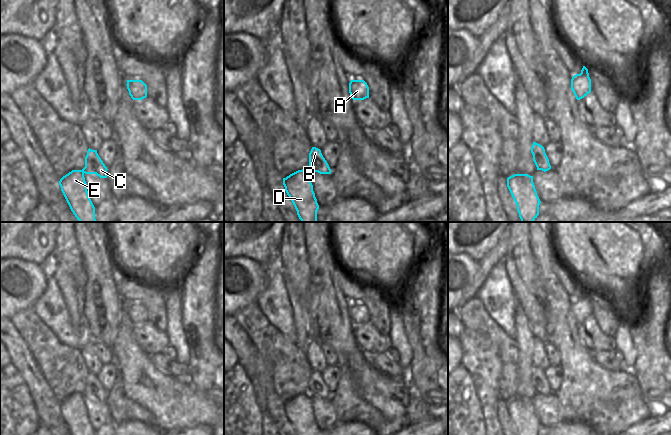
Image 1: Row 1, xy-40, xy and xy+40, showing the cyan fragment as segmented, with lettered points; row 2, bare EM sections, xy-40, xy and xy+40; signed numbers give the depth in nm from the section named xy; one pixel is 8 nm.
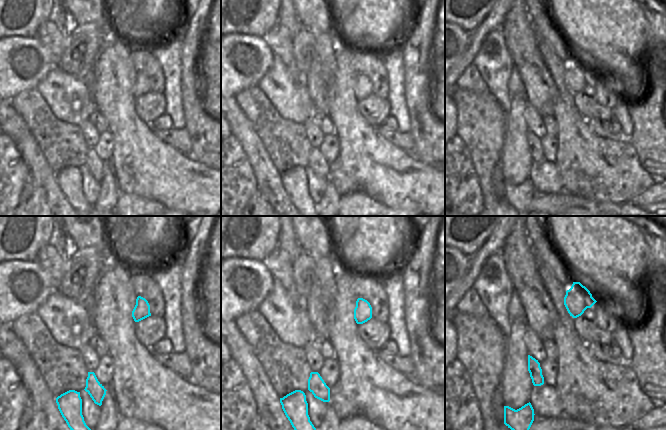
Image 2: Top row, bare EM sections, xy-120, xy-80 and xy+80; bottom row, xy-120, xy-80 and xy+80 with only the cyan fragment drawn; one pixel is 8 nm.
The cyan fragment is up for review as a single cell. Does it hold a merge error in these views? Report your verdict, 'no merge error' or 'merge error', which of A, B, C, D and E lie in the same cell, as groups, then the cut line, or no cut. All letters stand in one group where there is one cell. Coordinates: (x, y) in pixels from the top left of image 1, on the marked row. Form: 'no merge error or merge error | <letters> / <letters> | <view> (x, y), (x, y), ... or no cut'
no merge error | A B C D E | no cut

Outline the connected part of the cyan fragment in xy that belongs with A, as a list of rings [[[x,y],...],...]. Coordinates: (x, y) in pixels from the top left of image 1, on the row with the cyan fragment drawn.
[[[351,80],[349,93],[353,100],[364,100],[369,98],[369,87],[364,80]]]

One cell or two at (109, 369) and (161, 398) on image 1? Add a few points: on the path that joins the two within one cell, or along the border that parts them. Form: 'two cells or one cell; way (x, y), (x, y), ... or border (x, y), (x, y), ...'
two cells; border (113, 361), (119, 373)

